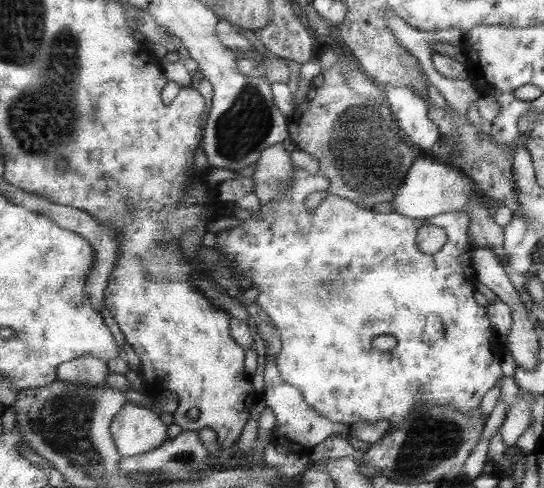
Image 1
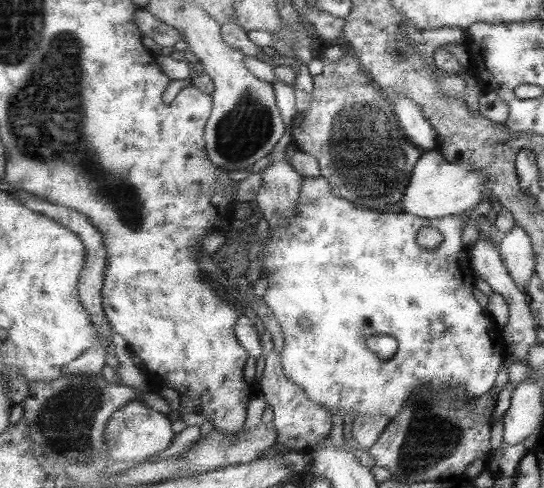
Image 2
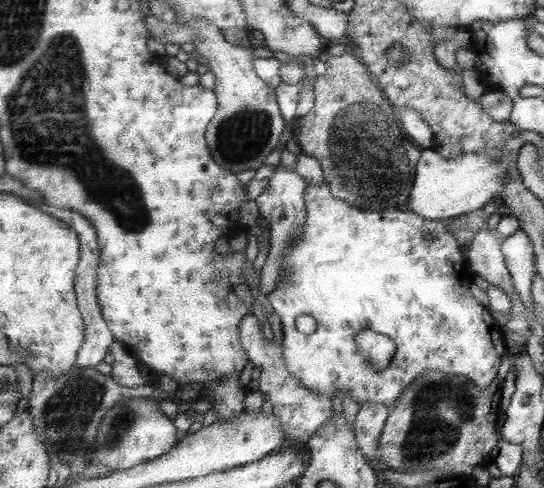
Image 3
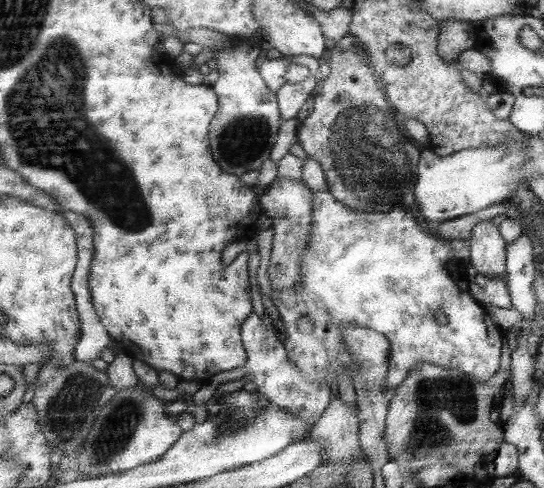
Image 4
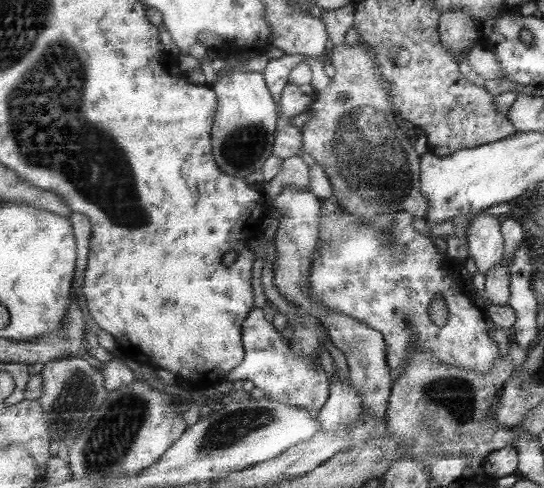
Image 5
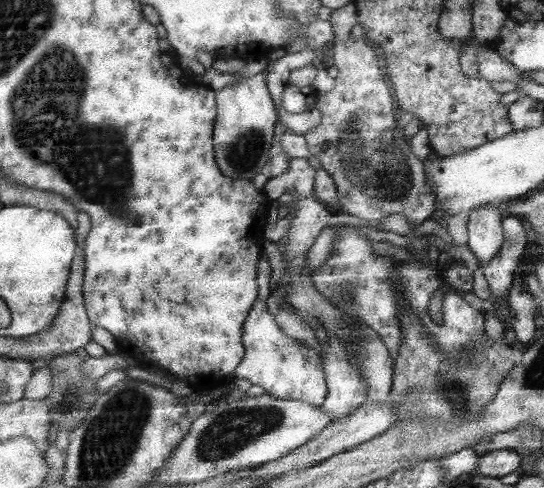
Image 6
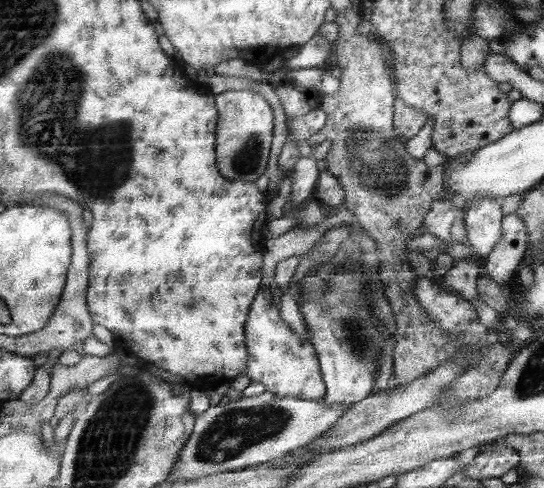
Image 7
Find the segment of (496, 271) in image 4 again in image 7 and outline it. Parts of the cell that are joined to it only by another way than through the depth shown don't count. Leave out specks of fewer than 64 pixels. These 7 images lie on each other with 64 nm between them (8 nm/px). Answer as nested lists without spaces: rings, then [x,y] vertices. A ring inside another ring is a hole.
[[[495,196],[481,198],[471,208],[467,208],[467,216],[465,216],[467,238],[475,254],[481,256],[483,260],[491,256],[491,252],[497,248],[499,240],[503,238],[505,218],[507,218],[505,210],[501,208]]]

